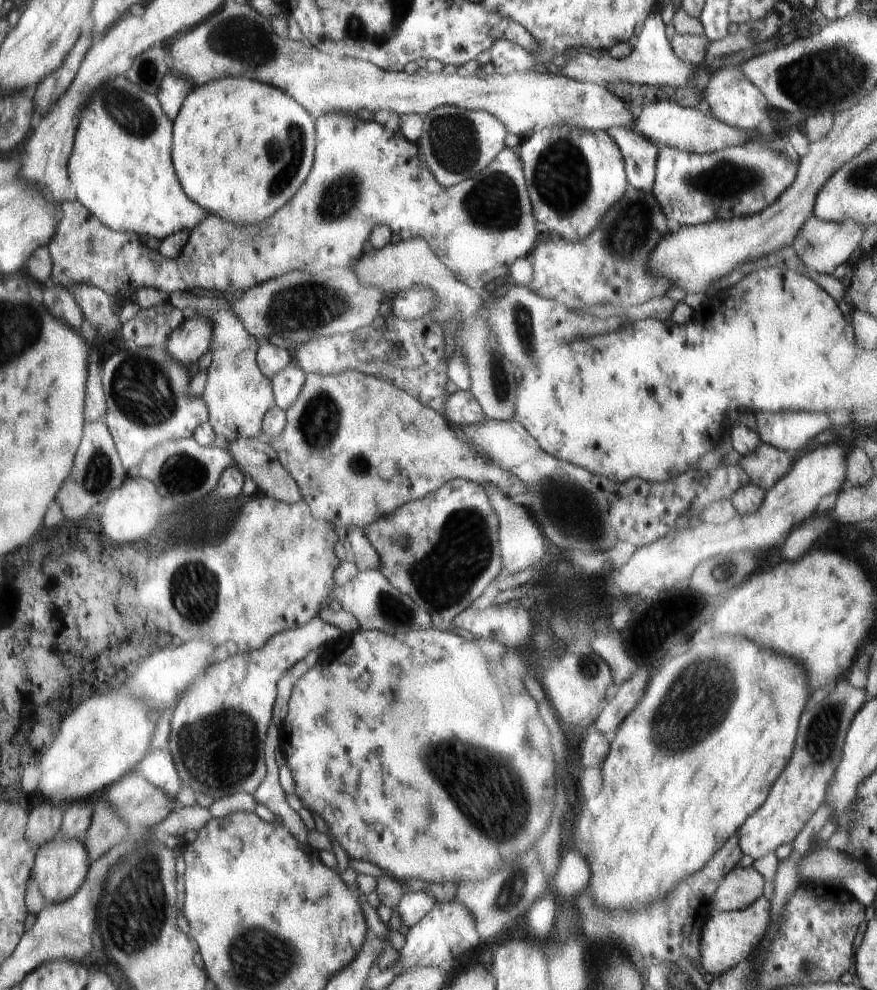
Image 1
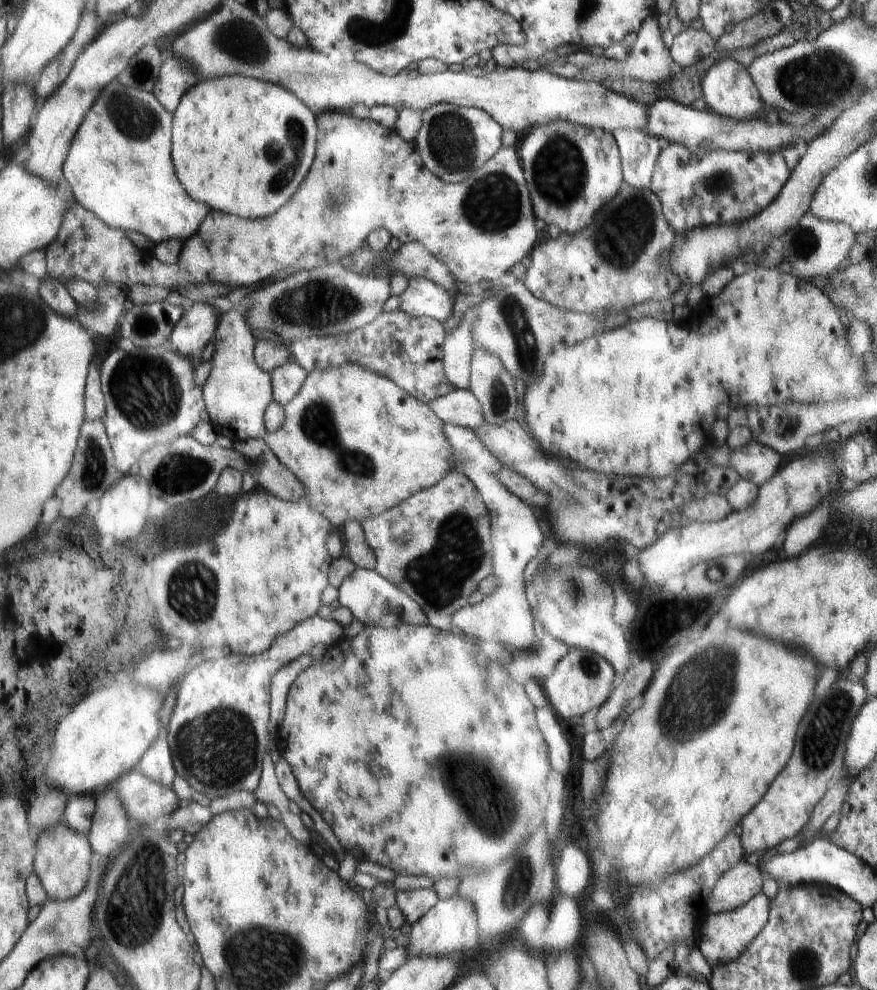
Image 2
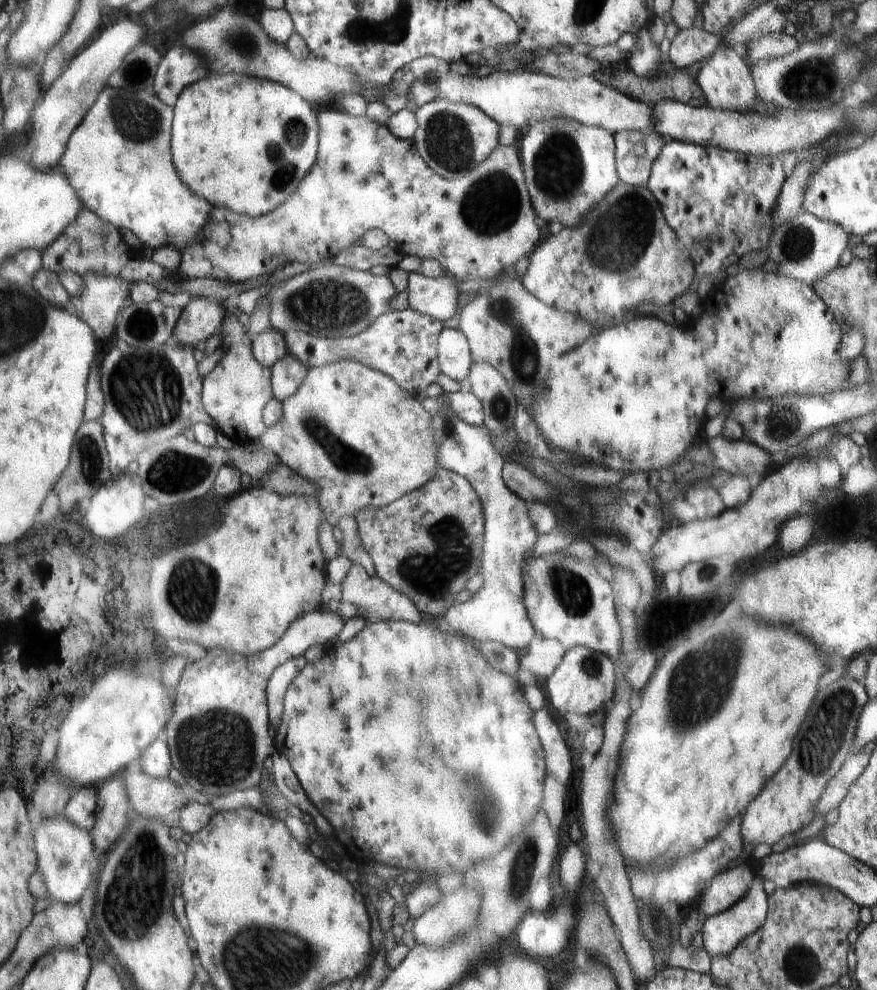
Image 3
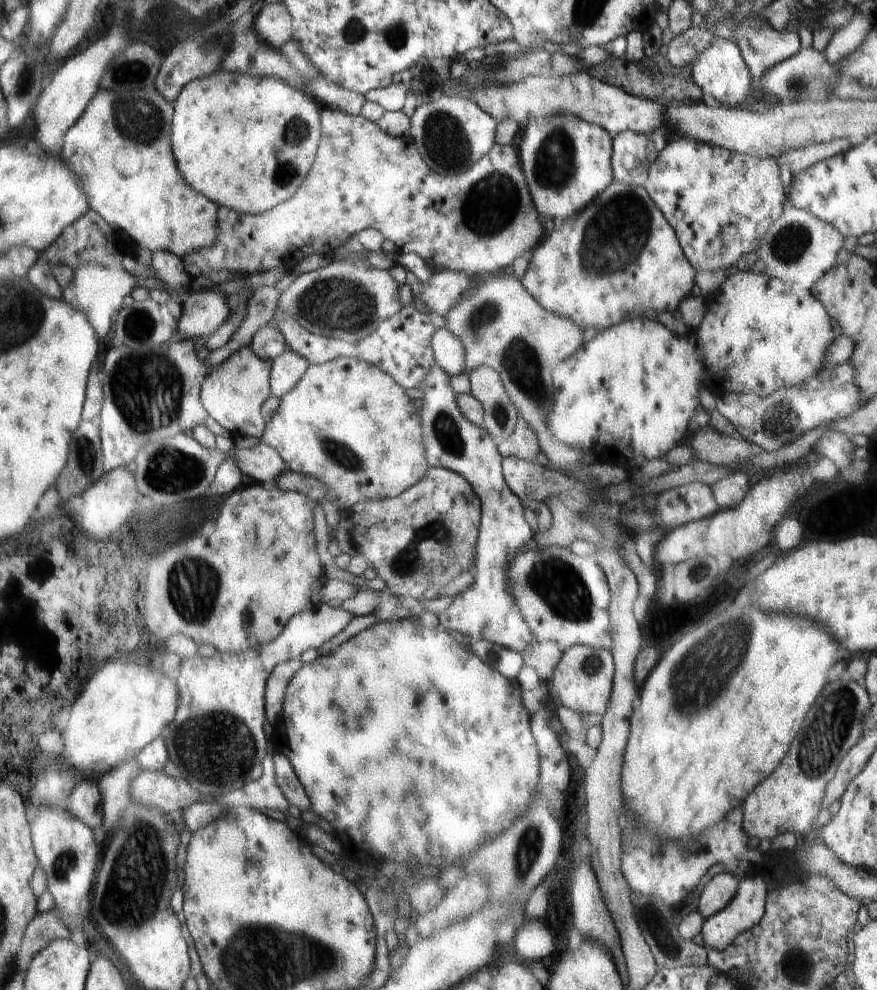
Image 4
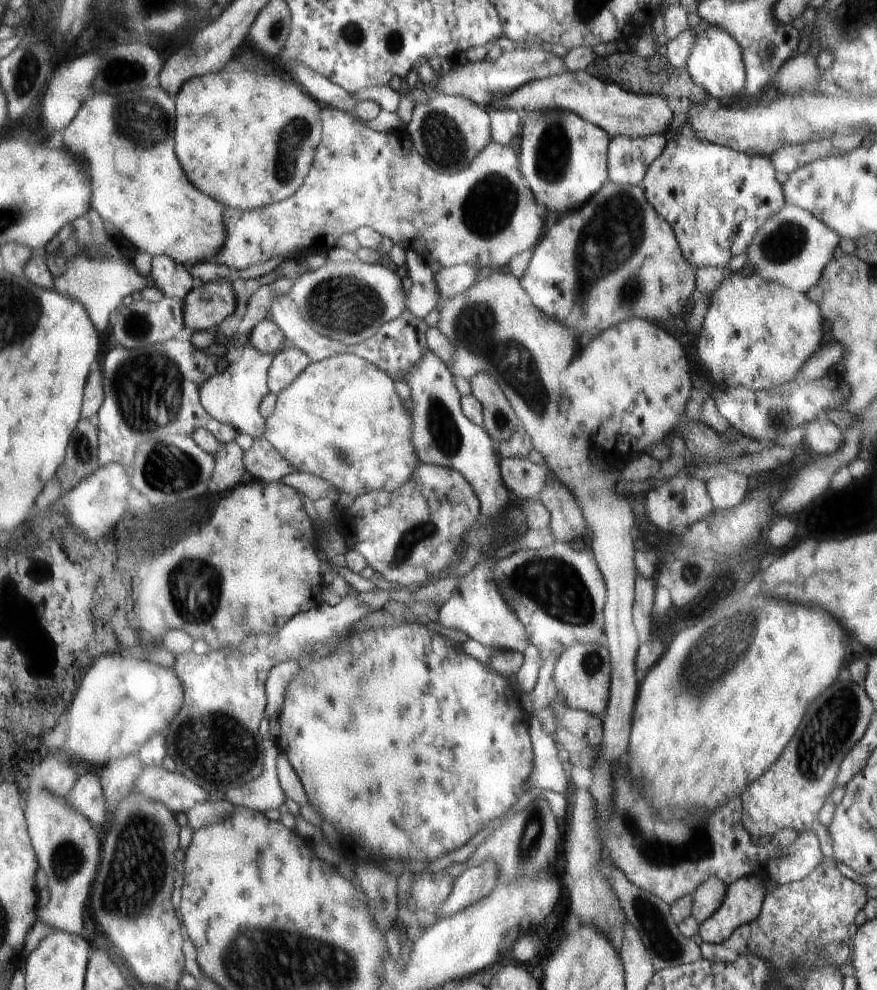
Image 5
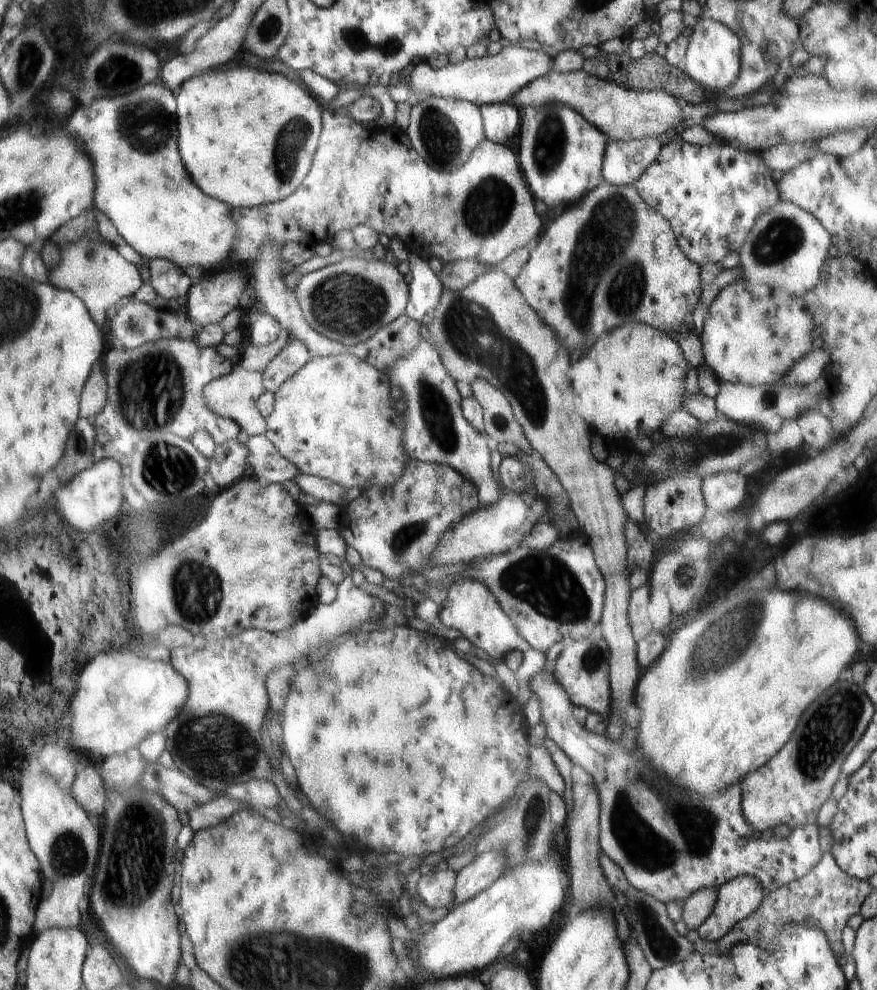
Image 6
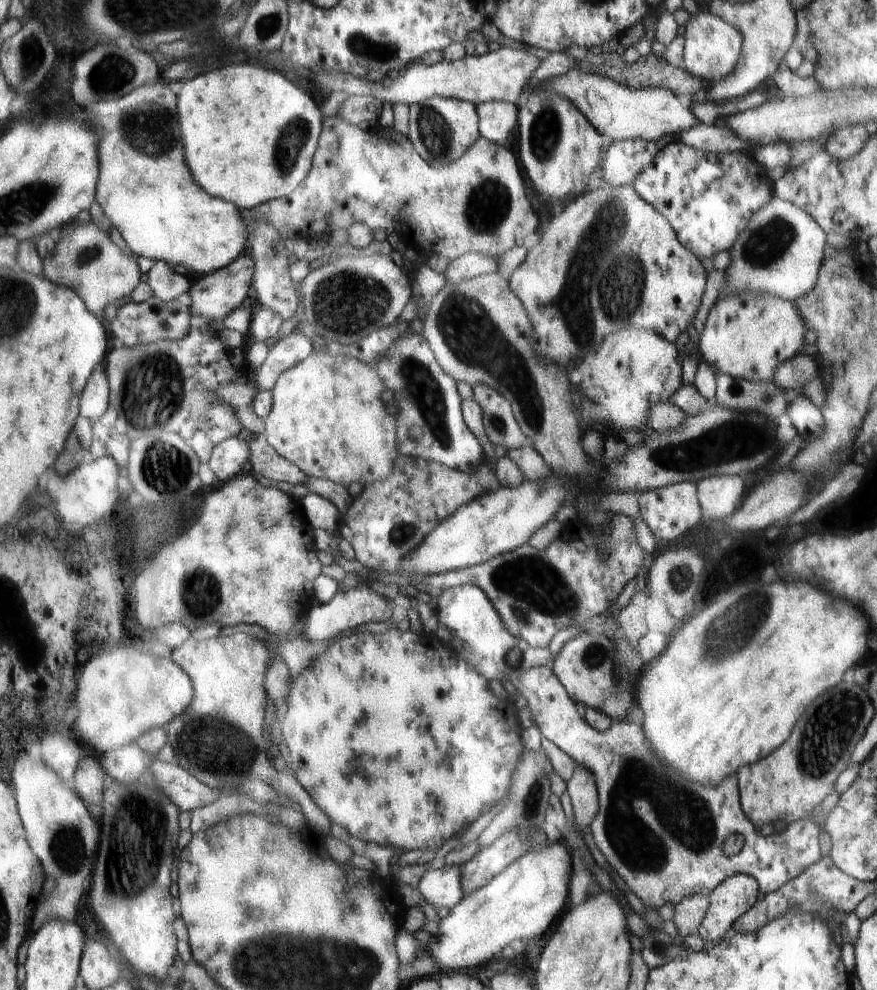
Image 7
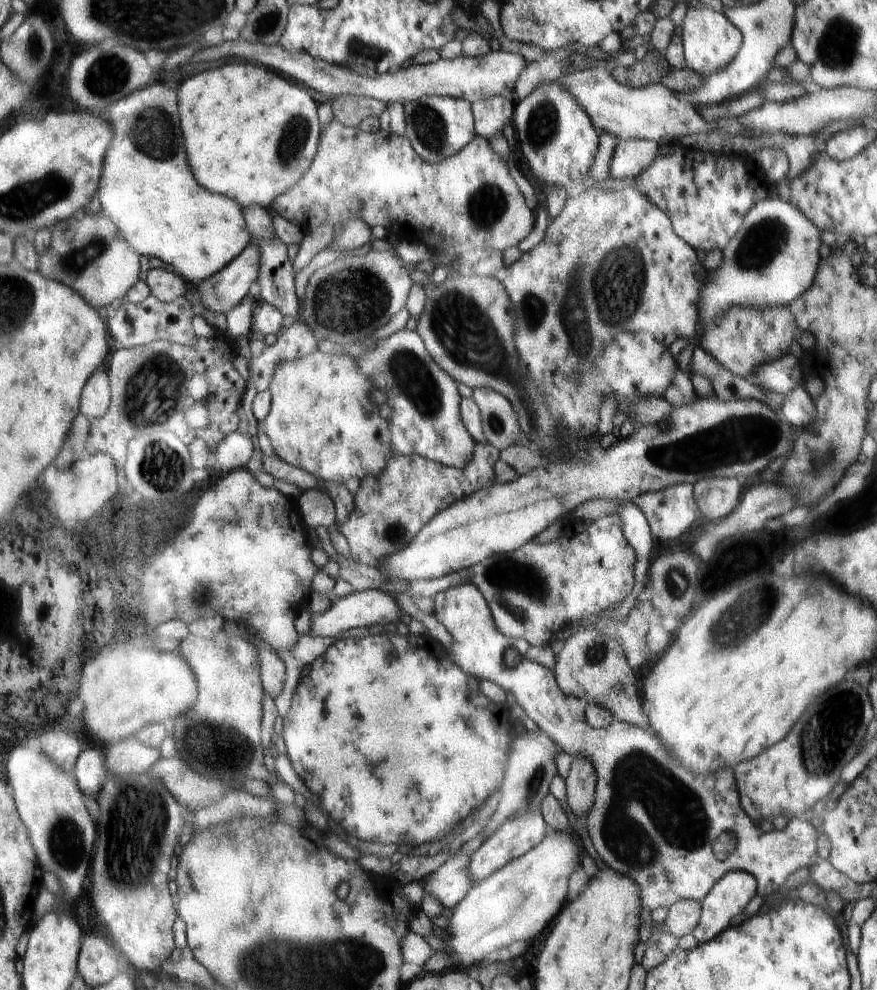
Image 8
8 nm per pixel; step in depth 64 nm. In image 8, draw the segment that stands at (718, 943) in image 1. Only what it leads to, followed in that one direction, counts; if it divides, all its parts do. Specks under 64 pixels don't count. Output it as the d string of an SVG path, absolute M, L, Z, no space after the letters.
M729 871L701 902L698 925L691 933L698 943L708 943L726 930L732 916L742 914L756 894L754 876L743 871Z

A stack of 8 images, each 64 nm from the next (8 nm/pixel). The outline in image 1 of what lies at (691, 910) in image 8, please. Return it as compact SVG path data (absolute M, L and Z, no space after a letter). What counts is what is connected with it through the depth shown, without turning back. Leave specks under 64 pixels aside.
M753 866L734 868L714 892L710 906L720 911L744 910L762 896L764 883L764 876Z

